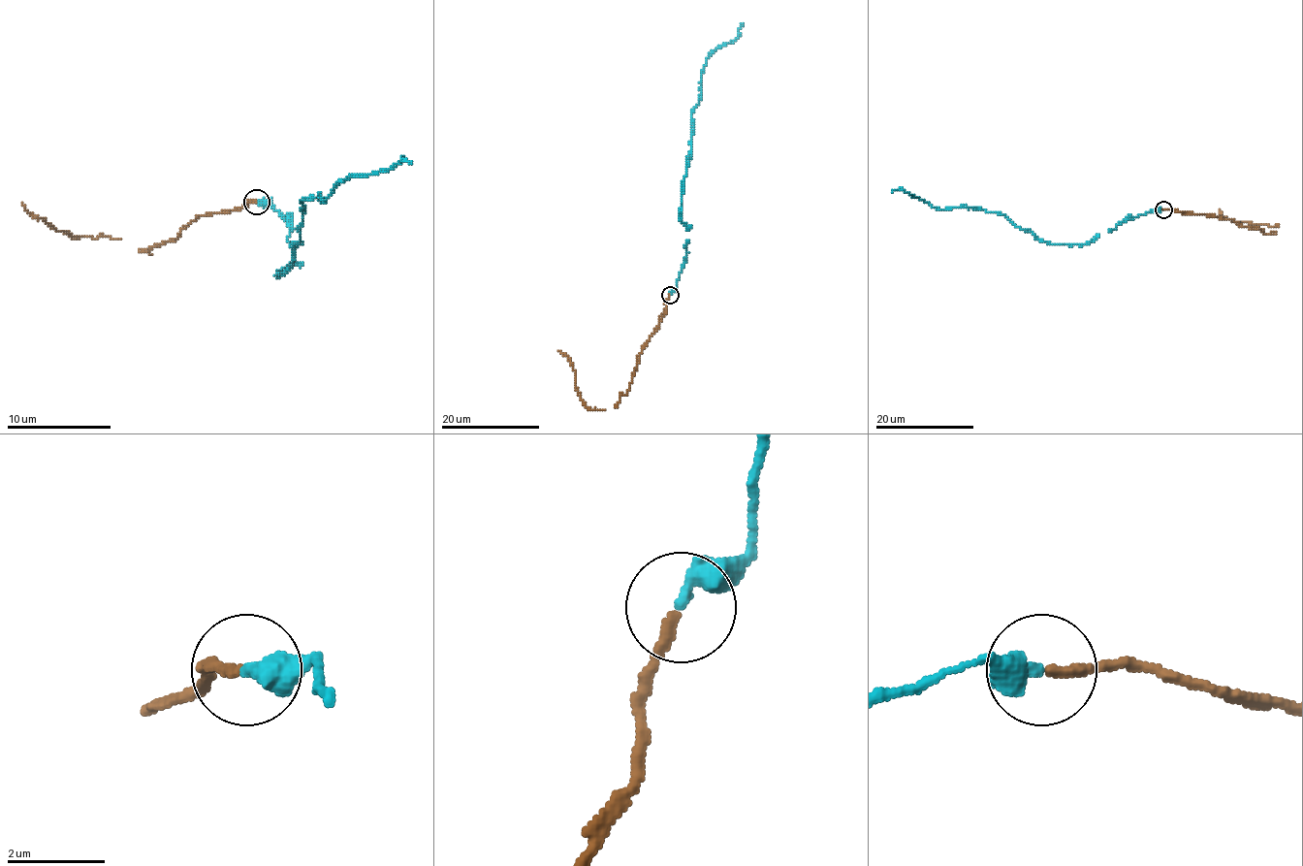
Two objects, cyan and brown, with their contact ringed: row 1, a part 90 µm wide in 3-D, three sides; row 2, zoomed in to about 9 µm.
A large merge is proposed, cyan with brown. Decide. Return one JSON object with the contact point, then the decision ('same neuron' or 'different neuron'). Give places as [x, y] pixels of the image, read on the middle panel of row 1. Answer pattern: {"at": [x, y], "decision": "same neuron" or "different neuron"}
{"at": [670, 295], "decision": "same neuron"}

